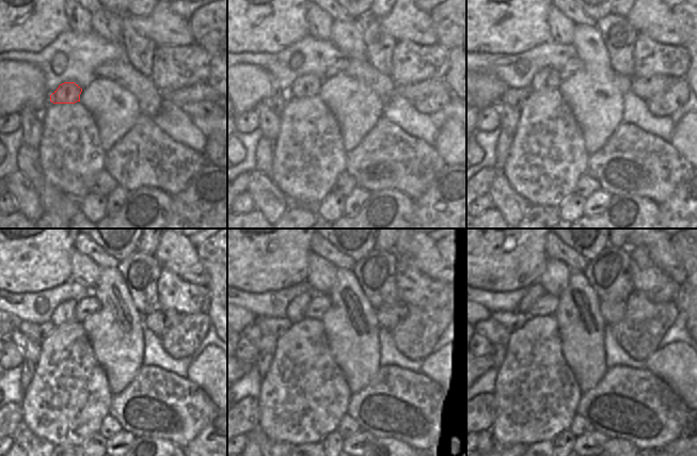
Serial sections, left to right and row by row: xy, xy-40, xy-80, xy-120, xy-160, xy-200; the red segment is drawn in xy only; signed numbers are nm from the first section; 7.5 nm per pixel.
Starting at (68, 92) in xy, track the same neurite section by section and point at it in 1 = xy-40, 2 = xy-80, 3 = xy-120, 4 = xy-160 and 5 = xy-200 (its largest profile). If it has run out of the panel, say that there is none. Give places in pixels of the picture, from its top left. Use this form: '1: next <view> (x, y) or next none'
1: next xy-40 (307, 85)
2: next xy-80 (547, 78)
3: next xy-120 (64, 313)
4: next xy-160 (296, 310)
5: next xy-200 (535, 292)

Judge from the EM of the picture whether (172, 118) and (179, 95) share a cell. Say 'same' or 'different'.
different

